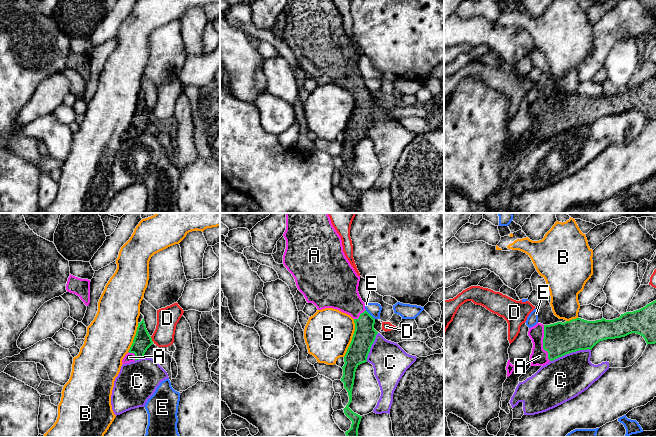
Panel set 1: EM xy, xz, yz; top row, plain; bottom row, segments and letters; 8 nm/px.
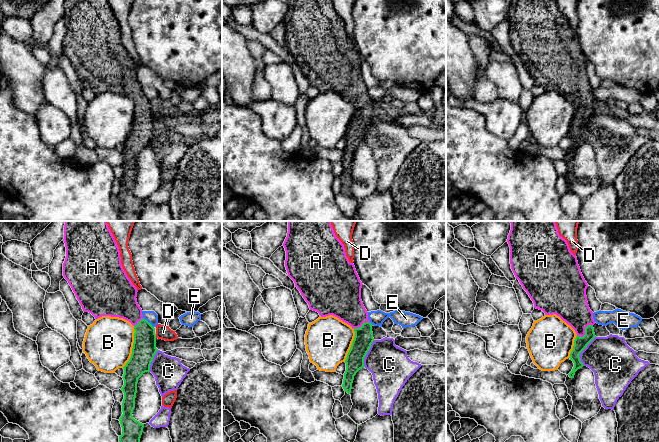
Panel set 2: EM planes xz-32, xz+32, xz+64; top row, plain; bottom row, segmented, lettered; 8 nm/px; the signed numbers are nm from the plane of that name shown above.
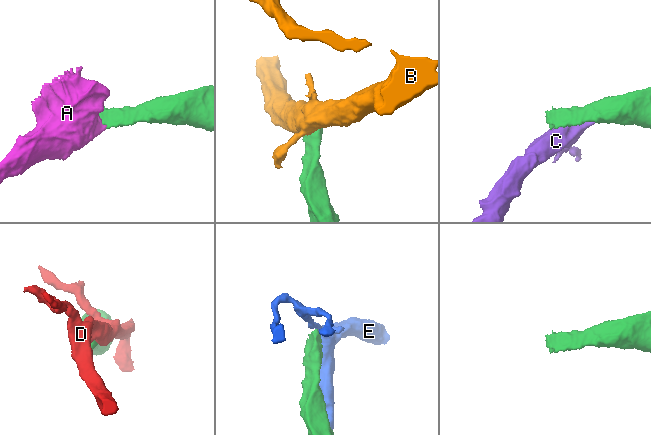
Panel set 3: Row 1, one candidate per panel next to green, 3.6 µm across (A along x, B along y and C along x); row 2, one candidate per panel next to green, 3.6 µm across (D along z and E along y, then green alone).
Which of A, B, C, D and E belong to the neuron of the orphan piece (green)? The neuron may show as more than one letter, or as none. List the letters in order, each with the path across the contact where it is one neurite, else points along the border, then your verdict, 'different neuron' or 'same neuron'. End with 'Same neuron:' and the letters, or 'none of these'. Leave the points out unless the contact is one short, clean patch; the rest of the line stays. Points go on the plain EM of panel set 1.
A: across yz (560, 115), (543, 119), (543, 128), (539, 132) | same neuron
B: along xz (354, 95), (352, 116), (343, 132) | different neuron
C: along yz (590, 125), (572, 127), (550, 137) | different neuron
D: different neuron
E: different neuron
Same neuron: A

